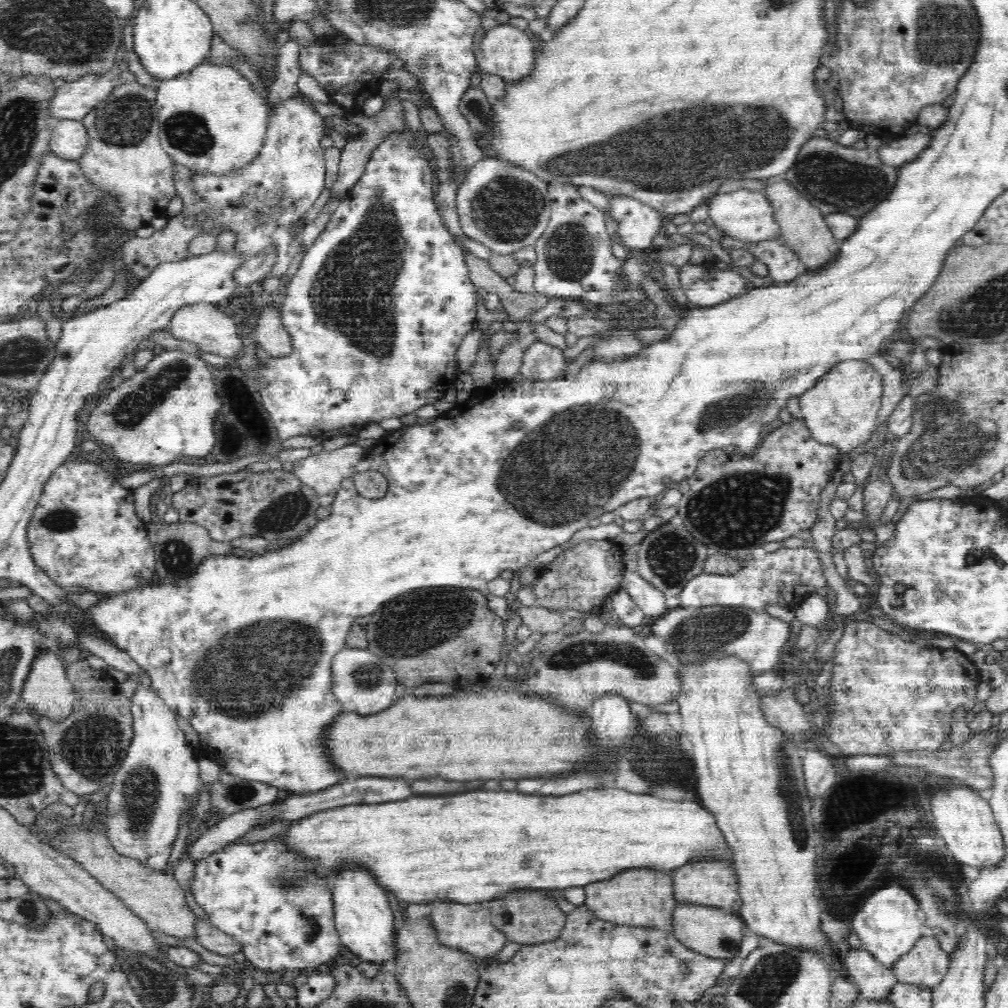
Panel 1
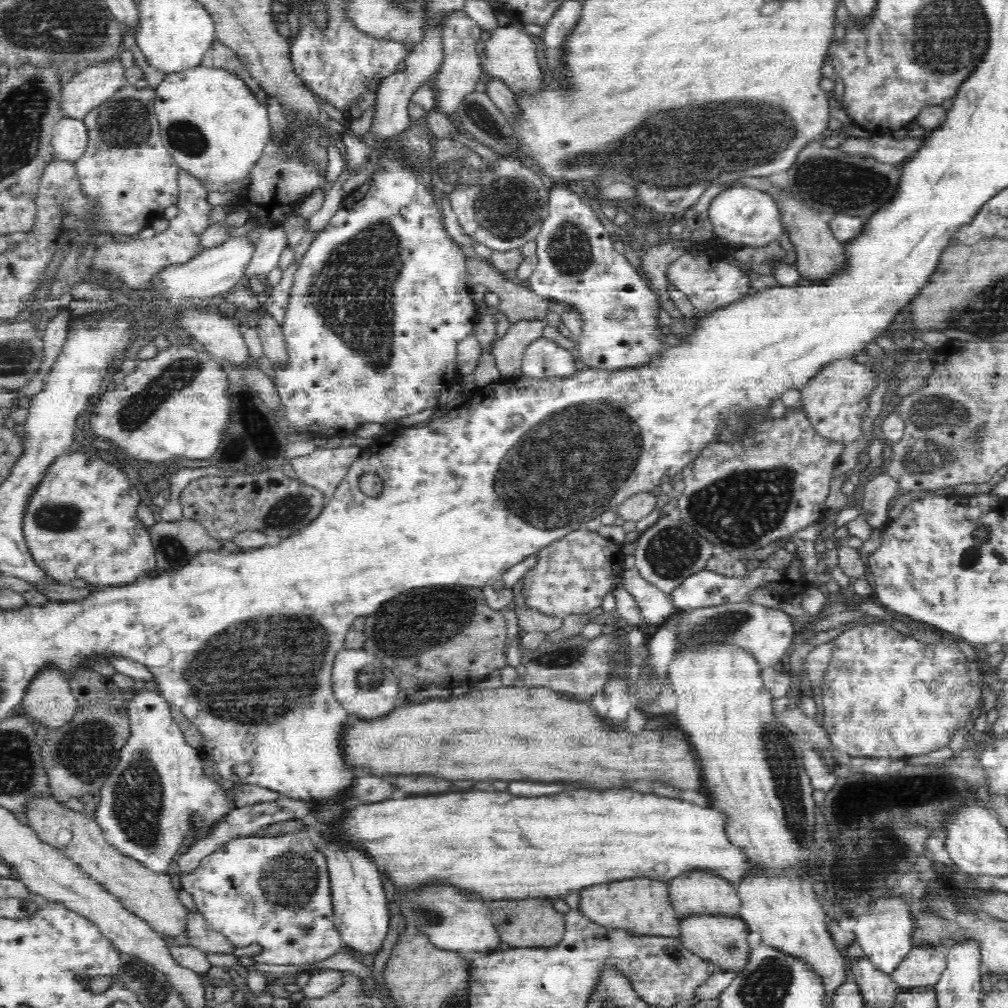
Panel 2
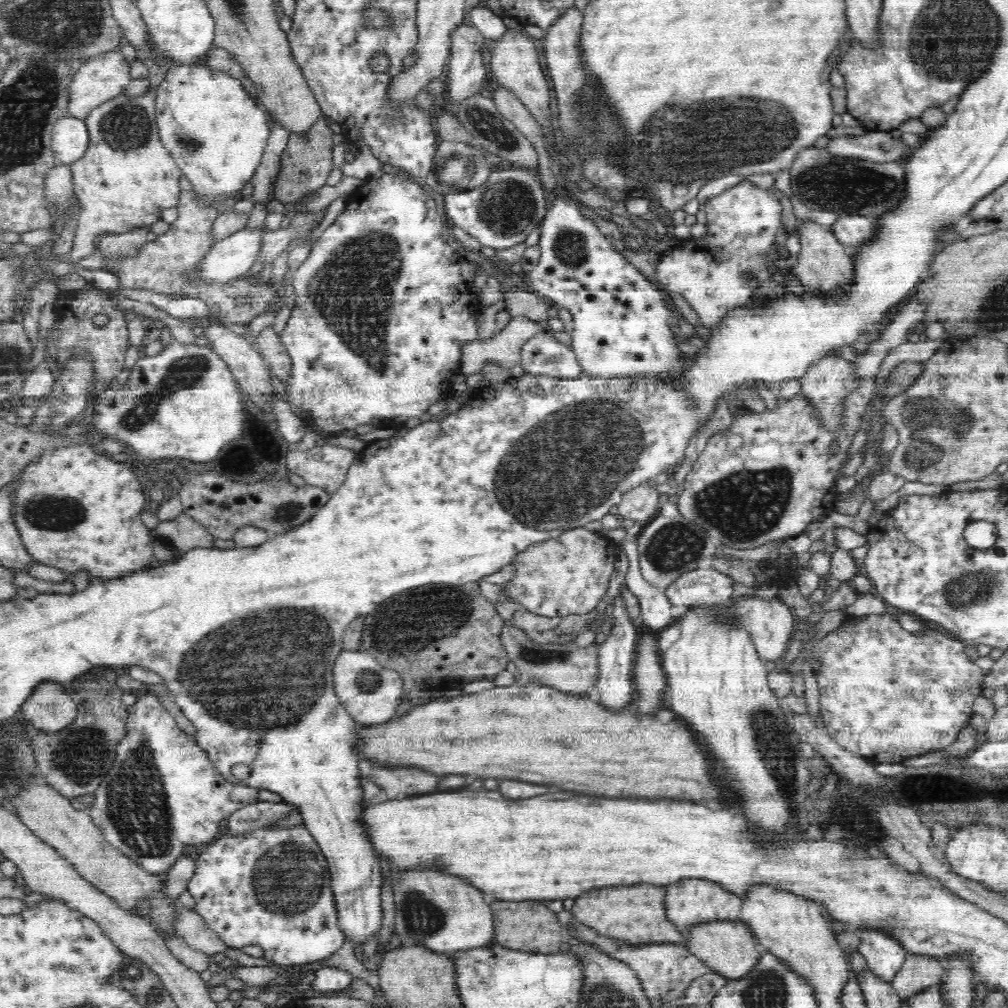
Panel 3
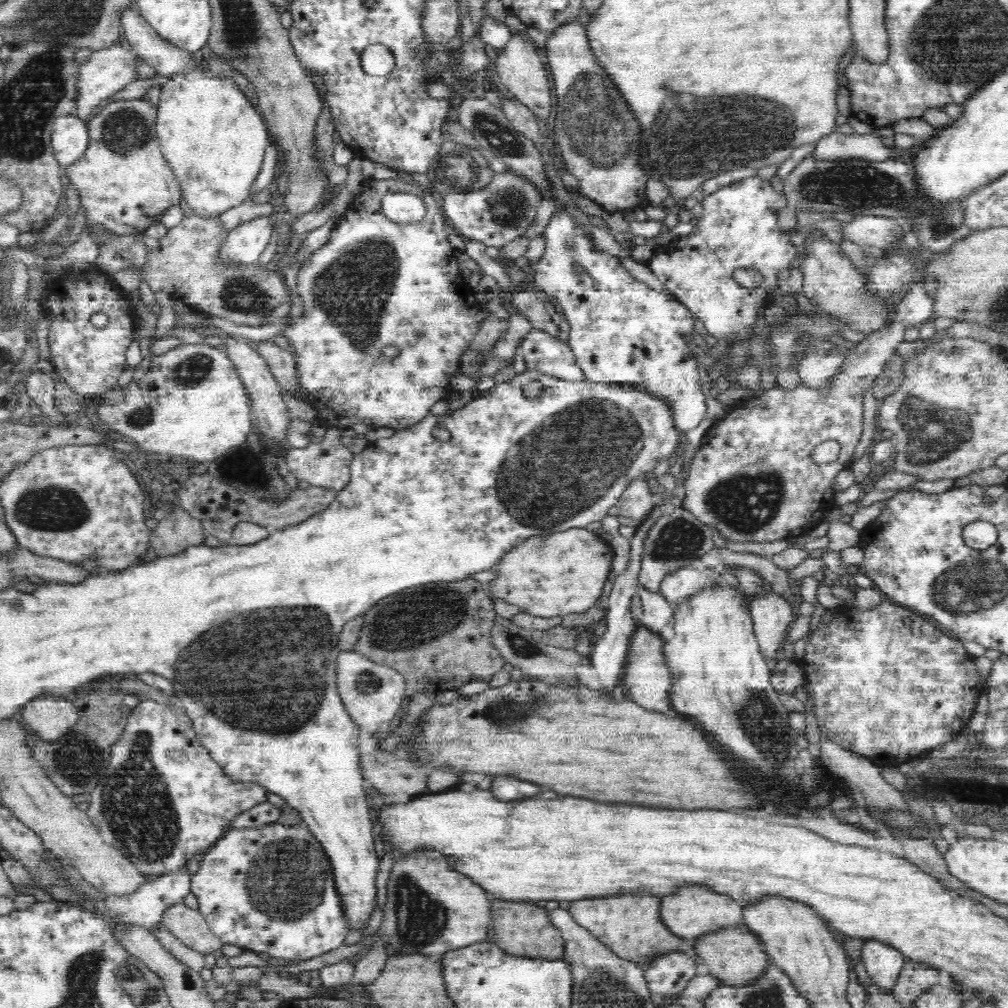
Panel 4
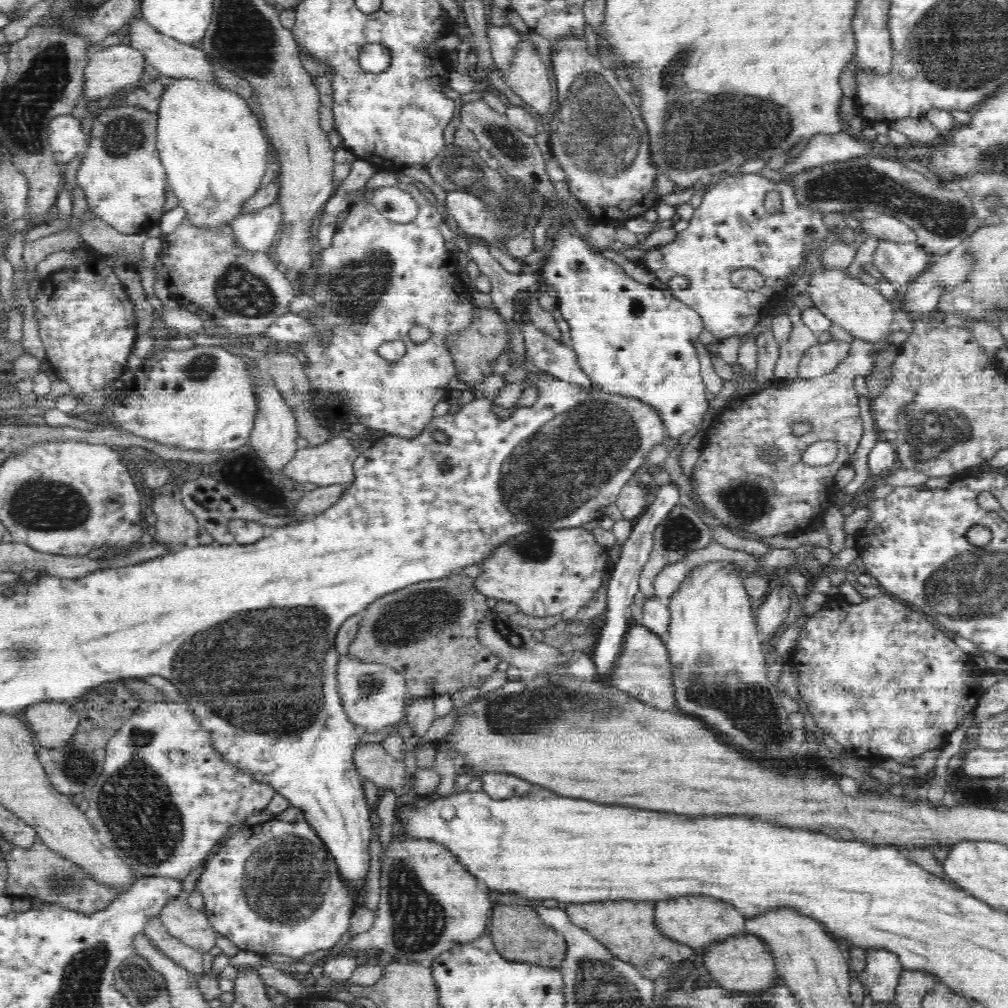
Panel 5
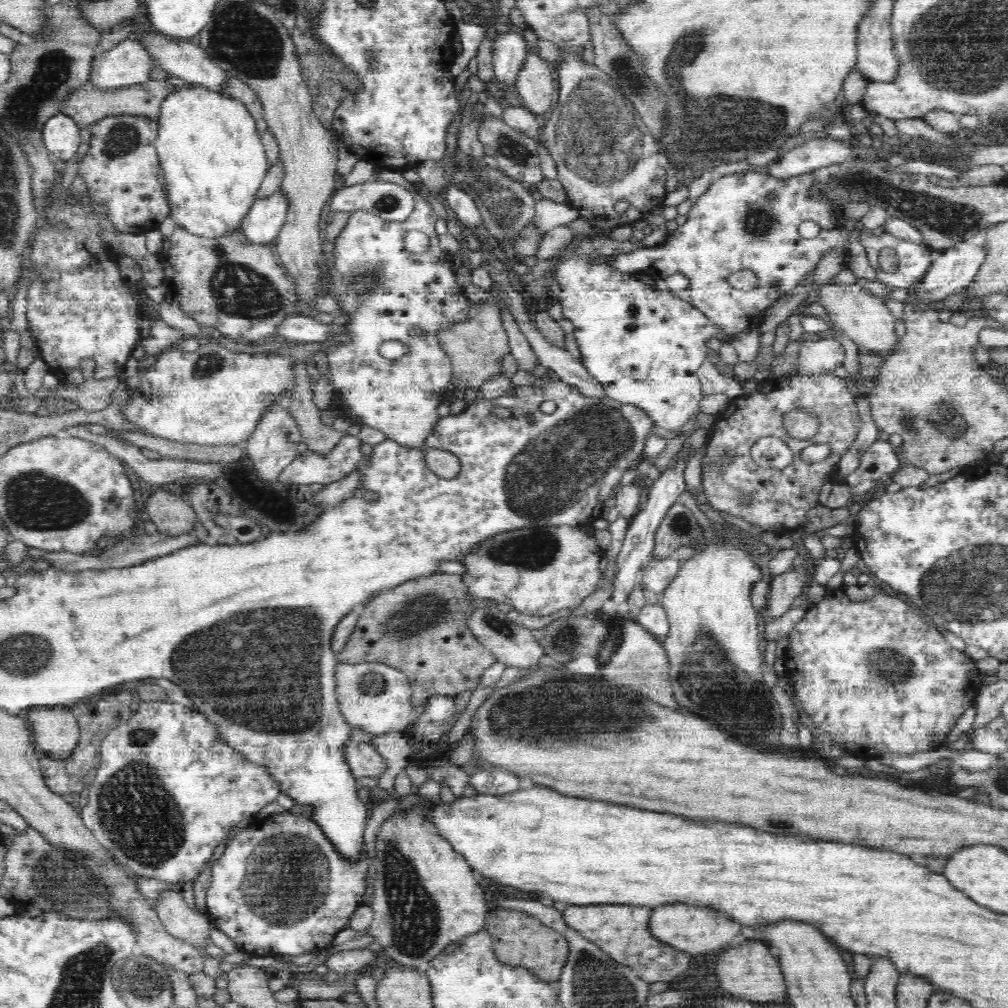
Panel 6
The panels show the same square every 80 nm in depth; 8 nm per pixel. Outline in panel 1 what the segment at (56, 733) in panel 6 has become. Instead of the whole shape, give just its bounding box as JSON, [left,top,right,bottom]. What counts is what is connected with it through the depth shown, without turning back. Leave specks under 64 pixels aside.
[21,654,76,722]

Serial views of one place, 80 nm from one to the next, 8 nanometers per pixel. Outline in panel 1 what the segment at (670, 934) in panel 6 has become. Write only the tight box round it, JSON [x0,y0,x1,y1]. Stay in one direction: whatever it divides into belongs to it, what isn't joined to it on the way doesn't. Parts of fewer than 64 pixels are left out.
[672,859,743,914]

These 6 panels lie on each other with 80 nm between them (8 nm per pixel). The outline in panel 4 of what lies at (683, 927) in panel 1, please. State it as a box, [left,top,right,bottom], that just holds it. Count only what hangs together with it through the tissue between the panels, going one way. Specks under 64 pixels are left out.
[692,926,769,986]

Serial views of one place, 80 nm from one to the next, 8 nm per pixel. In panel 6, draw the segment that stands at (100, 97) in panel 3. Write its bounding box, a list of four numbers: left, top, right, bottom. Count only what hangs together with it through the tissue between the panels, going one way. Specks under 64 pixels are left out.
[89,36,155,90]

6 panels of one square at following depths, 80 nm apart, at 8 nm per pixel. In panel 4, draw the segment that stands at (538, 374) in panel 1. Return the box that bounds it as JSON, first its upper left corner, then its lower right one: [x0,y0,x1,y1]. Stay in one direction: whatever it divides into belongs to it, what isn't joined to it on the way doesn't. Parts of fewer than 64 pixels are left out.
[518,330,586,382]

